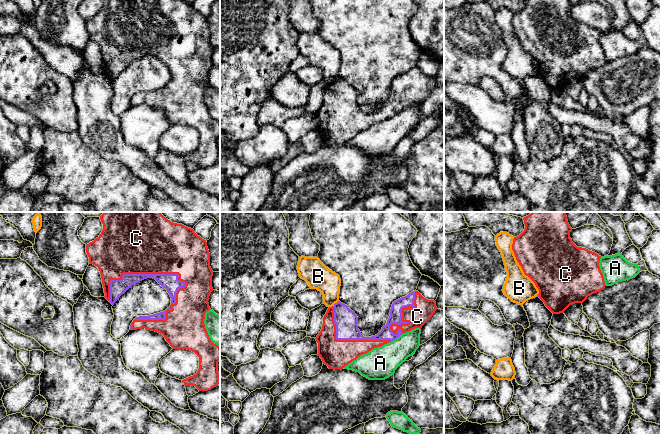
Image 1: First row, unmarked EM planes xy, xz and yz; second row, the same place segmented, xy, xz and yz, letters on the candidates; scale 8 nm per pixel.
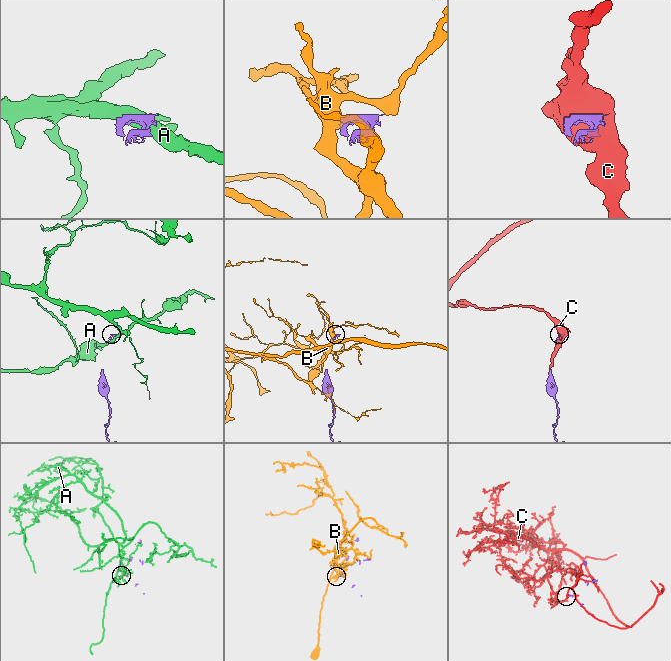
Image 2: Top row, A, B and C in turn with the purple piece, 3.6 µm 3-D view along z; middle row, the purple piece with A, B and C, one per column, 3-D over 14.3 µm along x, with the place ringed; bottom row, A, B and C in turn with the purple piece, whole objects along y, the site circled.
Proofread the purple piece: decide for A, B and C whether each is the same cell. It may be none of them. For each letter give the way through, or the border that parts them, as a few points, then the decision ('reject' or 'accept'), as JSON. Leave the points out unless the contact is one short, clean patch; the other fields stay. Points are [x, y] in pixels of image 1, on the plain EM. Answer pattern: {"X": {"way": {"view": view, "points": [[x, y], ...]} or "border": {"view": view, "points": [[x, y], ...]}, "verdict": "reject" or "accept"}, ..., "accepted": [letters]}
{"A": {"border": {"view": "xz", "points": [[402, 110], [391, 117]]}, "verdict": "reject"}, "B": {"border": {"view": "xz", "points": [[338, 76], [333, 82]]}, "verdict": "reject"}, "C": {"verdict": "accept"}, "accepted": ["C"]}

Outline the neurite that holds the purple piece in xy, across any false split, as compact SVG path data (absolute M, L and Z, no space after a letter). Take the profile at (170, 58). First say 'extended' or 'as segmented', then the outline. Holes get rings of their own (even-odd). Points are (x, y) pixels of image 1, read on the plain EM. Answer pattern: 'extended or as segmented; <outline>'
extended; M103 0L98 14L86 21L89 39L98 43L105 74L112 80L119 75L133 60L144 55L153 54L167 66L171 73L171 81L163 88L136 93L130 106L148 105L162 110L173 125L187 125L199 133L199 145L196 150L182 158L185 162L195 162L199 167L208 167L218 162L220 123L209 114L205 104L205 89L210 86L209 72L213 67L210 43L210 29L206 16L198 12L193 5L182 0Z

